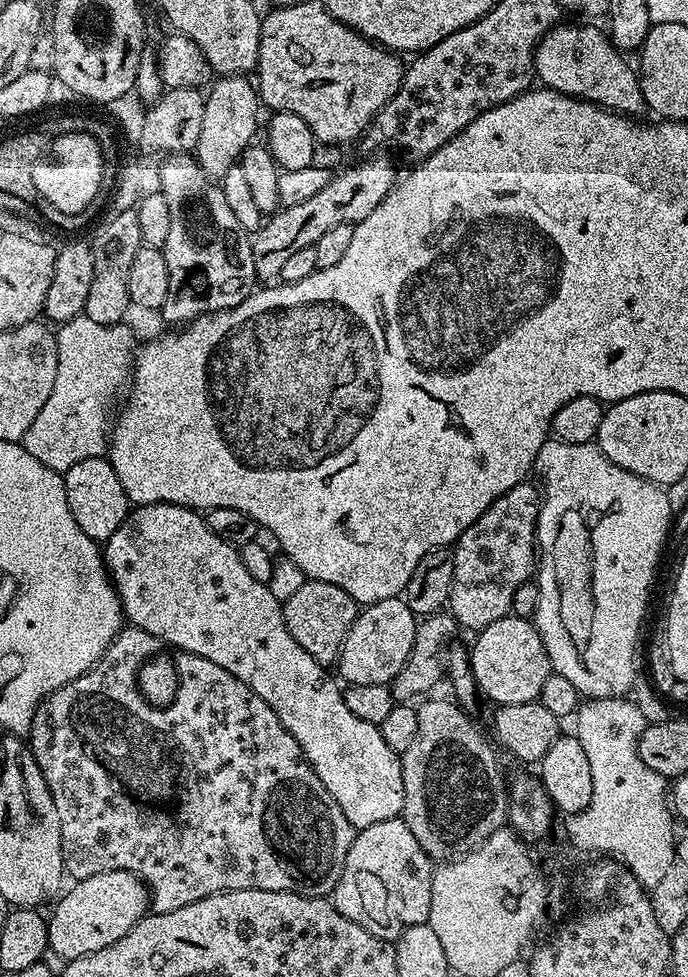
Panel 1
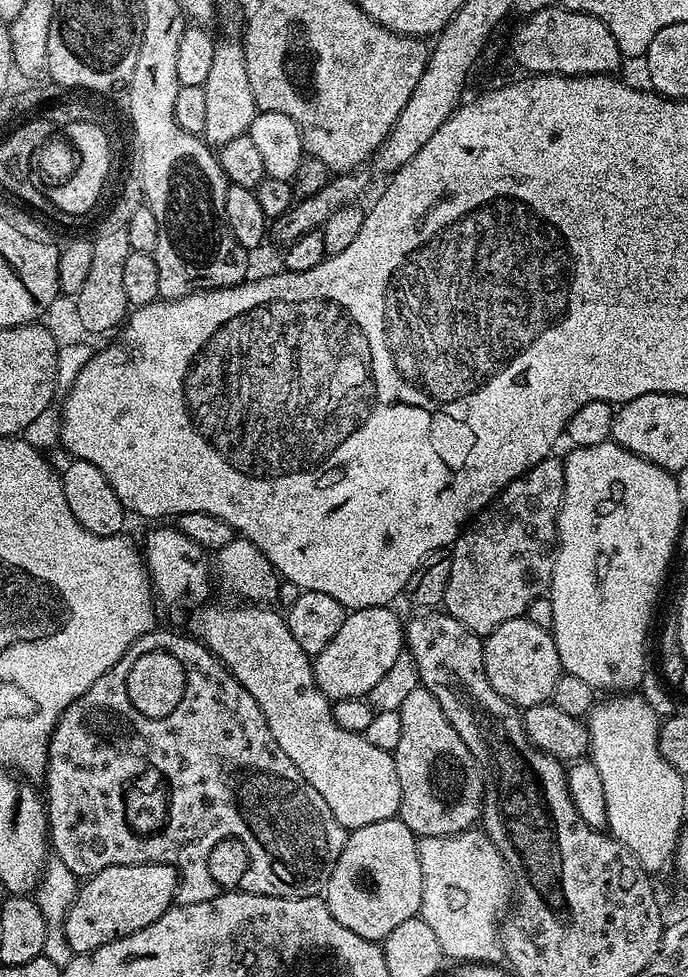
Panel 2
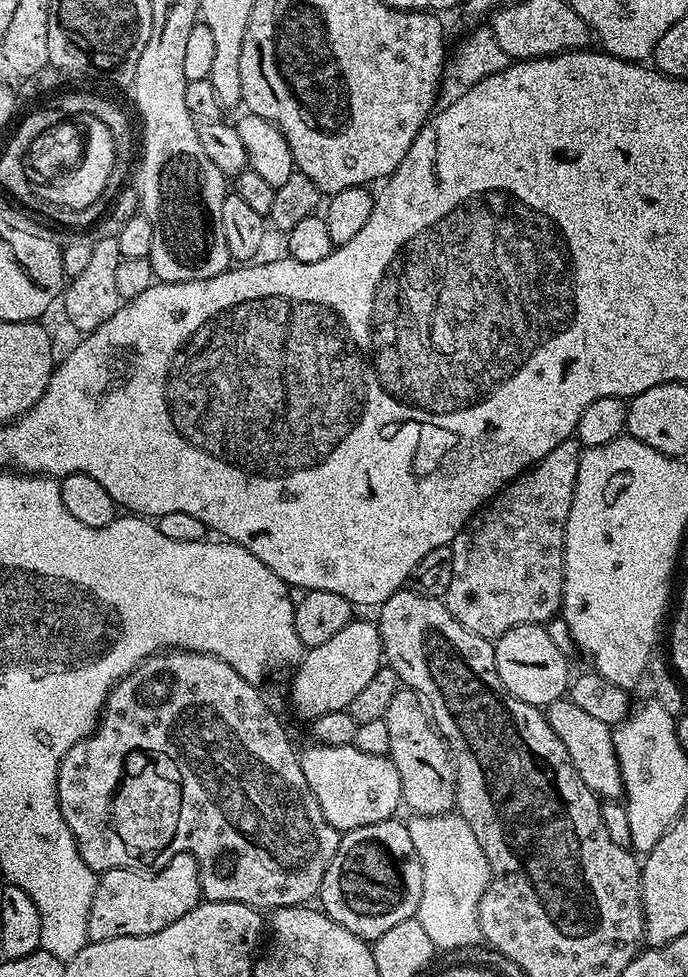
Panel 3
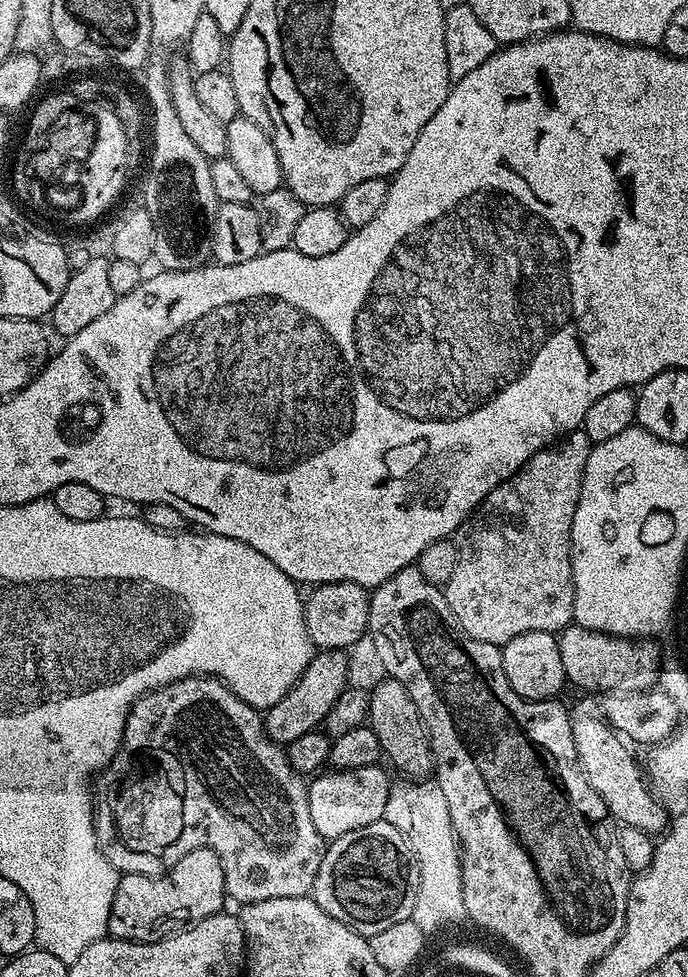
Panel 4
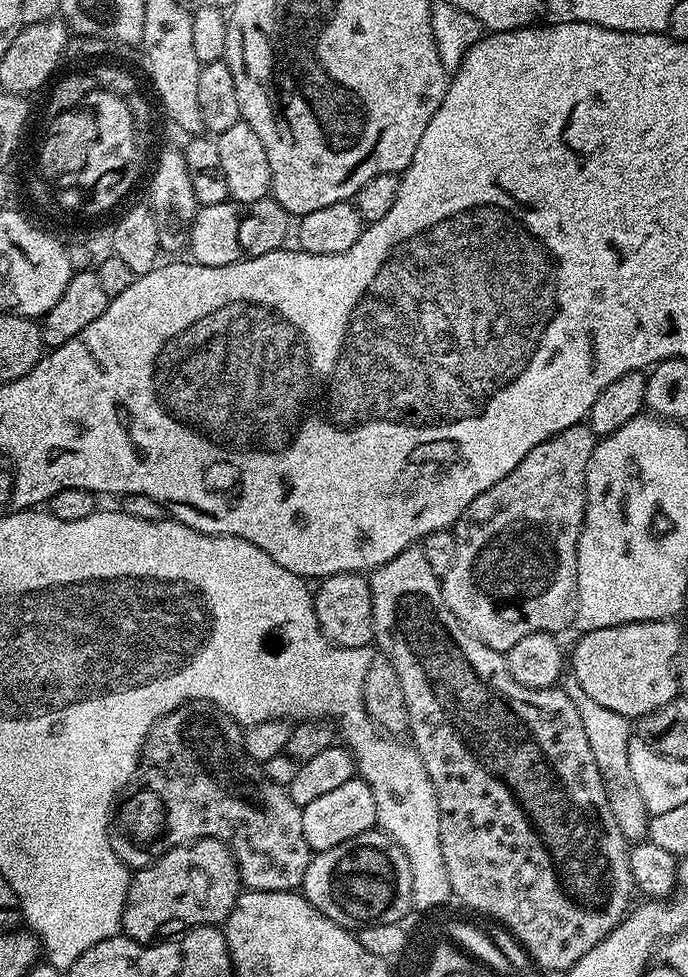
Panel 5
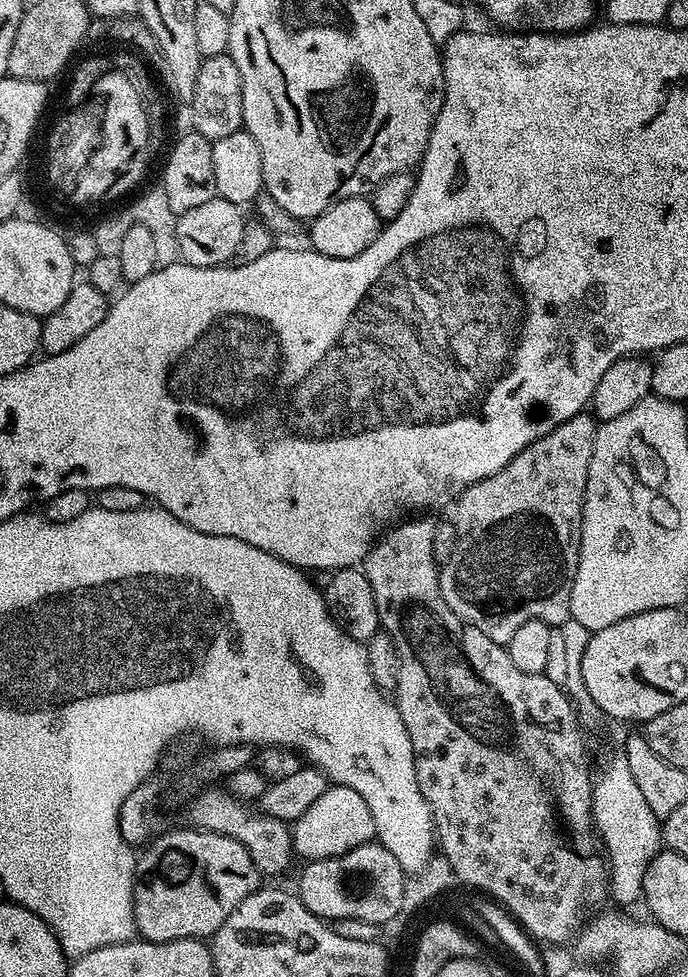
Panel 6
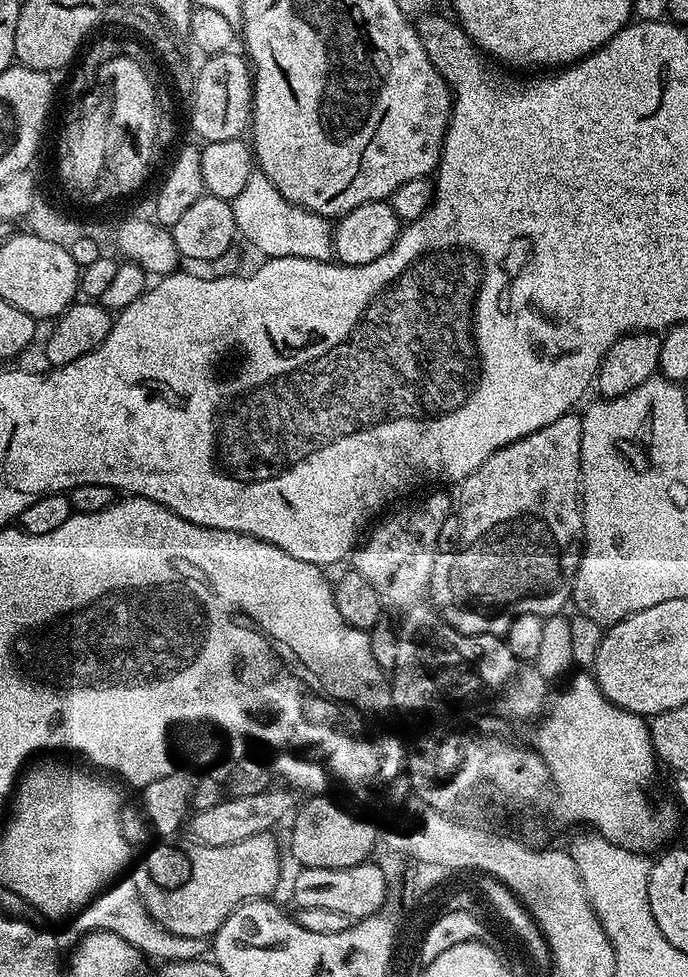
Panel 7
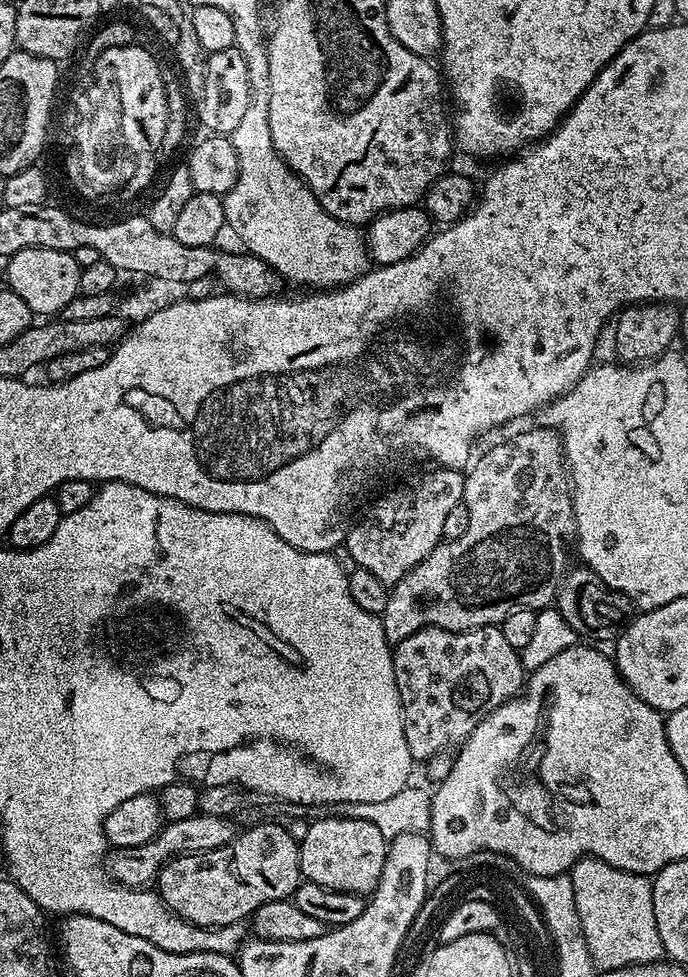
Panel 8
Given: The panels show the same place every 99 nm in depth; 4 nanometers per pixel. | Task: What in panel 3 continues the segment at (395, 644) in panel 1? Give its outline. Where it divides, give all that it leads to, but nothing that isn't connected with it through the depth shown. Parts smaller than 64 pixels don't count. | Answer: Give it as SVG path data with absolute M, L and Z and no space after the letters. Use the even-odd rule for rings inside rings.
M354 618L334 638L322 646L307 649L295 665L292 676L292 708L308 722L320 715L347 710L350 702L370 686L376 672L382 667L380 629L368 620Z

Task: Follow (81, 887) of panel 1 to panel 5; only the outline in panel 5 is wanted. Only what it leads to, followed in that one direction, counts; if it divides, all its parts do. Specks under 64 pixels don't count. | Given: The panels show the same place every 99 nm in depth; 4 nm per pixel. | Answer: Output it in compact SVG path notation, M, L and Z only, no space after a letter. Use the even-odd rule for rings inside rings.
M191 840L131 873L120 927L134 942L150 944L167 924L220 926L241 891L240 871L228 846L220 840Z

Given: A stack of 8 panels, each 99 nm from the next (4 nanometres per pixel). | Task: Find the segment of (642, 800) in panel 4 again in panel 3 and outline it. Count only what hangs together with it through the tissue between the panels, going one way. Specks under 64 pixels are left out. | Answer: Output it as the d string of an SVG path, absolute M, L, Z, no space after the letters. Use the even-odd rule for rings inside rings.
M570 698L550 702L546 705L546 715L554 734L562 738L562 746L566 746L566 754L570 754L570 762L574 762L574 770L578 770L578 778L586 782L586 786L597 798L608 802L619 801L624 795L624 783L610 725L599 718L593 718L591 714L586 714L586 710L574 706Z

